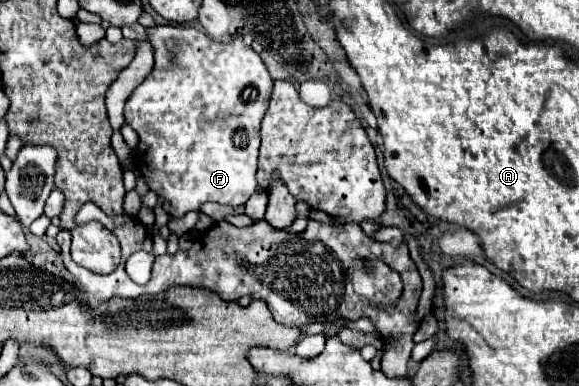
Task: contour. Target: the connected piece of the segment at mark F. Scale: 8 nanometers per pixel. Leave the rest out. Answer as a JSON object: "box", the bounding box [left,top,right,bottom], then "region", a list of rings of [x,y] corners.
{"box":[125,25,273,217],"region":[[[155,25],[147,31],[155,47],[155,67],[125,103],[125,121],[139,135],[135,163],[139,163],[141,175],[149,183],[149,189],[171,203],[173,217],[183,217],[187,211],[199,209],[205,201],[233,207],[245,203],[257,187],[259,125],[273,85],[269,71],[261,57],[247,47],[241,37],[225,45],[187,25],[167,27],[165,35],[163,25]]]}

